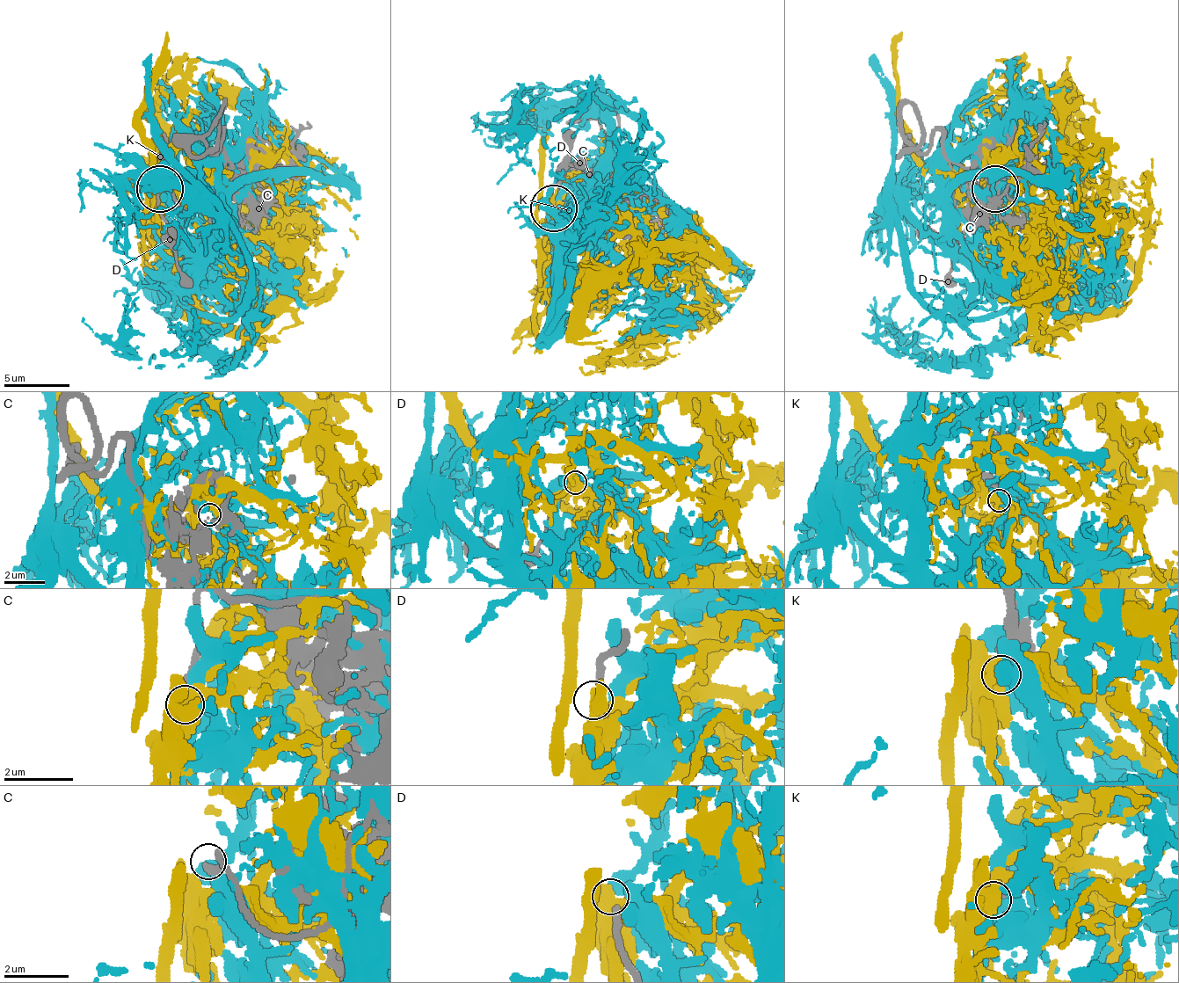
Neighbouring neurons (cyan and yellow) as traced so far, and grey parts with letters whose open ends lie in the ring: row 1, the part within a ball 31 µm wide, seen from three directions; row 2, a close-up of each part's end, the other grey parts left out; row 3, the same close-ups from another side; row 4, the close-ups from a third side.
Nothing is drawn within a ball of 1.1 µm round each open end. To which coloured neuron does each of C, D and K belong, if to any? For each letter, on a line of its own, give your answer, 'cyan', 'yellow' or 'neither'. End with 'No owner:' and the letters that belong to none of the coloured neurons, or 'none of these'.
C: neither
D: neither
K: yellow
No owner: C, D

